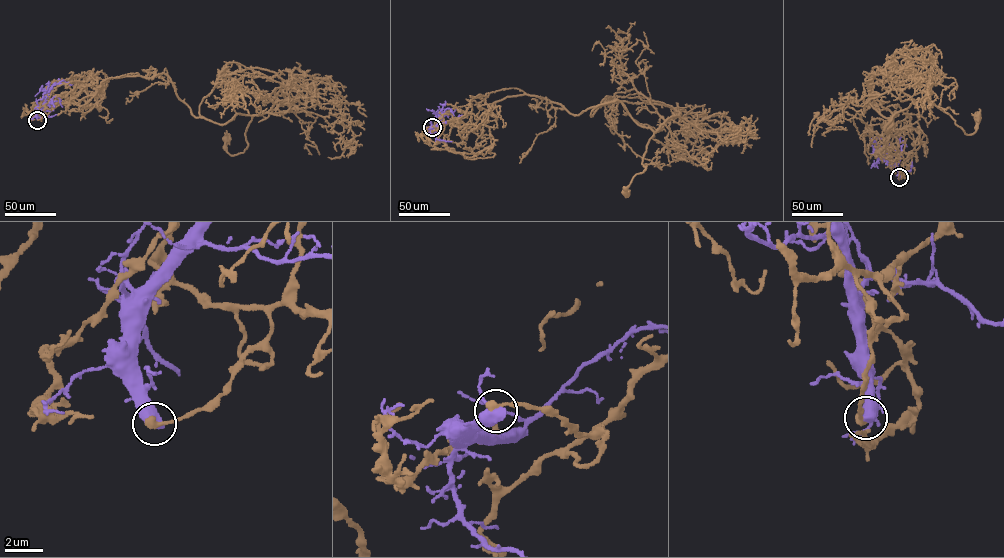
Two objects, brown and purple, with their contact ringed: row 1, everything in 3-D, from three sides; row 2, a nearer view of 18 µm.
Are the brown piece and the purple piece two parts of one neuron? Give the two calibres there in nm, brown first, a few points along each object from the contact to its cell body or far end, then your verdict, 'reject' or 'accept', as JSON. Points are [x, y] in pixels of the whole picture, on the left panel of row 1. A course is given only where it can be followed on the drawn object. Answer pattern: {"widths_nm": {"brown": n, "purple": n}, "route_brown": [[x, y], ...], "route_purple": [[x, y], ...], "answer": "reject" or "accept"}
{"widths_nm": {"brown": 360, "purple": 650}, "route_brown": [[38, 120], [37, 102], [165, 73], [196, 117], [260, 115], [243, 152], [227, 152], [225, 138]], "route_purple": [[38, 120], [37, 113], [45, 105], [52, 85], [63, 80], [73, 85]], "answer": "reject"}

